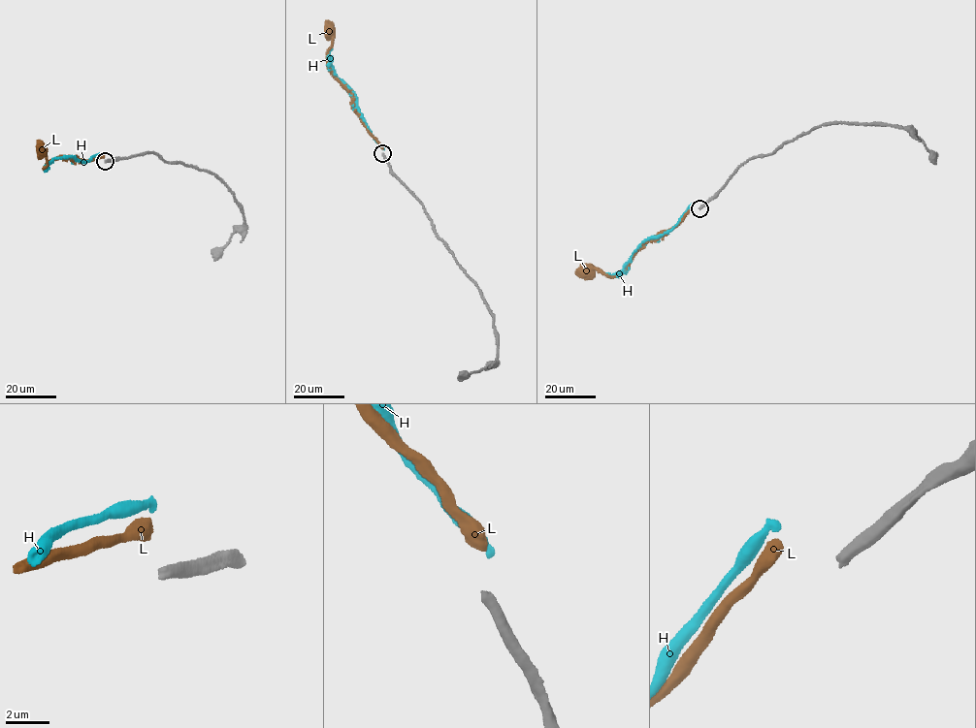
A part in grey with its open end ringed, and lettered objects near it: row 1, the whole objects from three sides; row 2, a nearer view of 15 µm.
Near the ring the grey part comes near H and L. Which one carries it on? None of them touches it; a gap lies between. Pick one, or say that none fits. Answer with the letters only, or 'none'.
L

